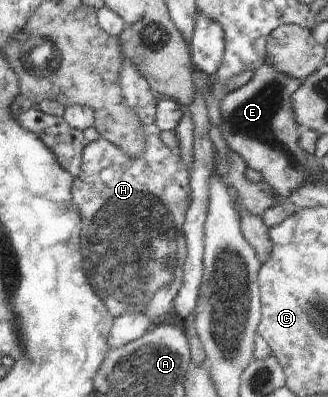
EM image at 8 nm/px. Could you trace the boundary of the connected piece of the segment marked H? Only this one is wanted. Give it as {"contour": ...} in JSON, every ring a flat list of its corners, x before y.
{"contour":[[123,60,120,84,124,102,137,112,144,125,144,154,140,158,131,158,103,138,90,142,83,148,80,172,77,177,72,178,72,198,83,220,82,266,96,294,104,301,114,318,143,312,153,319,151,315,165,315,169,307,174,307,174,296,182,286,180,269,184,267,186,258,186,239,182,227,191,201,190,173,180,155,175,154,161,141,161,130,155,125,159,97,129,60]]}

